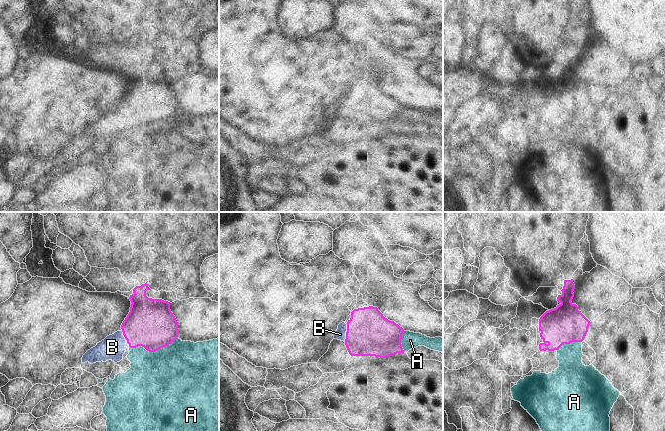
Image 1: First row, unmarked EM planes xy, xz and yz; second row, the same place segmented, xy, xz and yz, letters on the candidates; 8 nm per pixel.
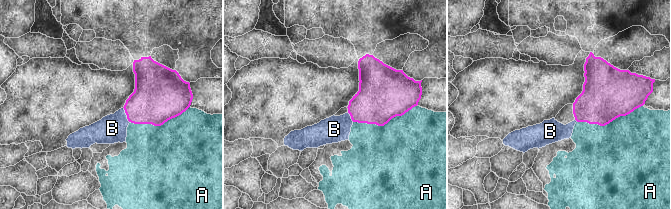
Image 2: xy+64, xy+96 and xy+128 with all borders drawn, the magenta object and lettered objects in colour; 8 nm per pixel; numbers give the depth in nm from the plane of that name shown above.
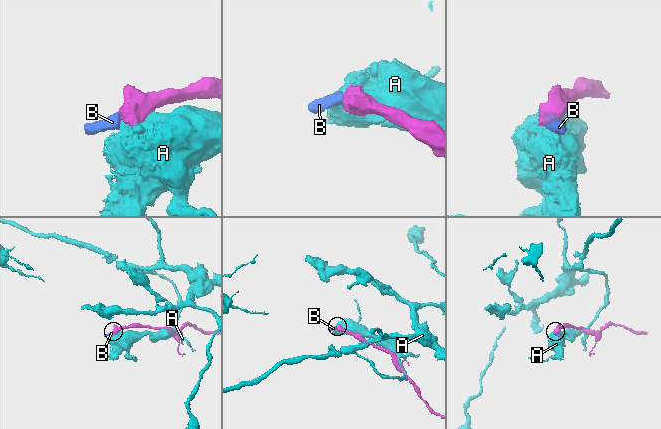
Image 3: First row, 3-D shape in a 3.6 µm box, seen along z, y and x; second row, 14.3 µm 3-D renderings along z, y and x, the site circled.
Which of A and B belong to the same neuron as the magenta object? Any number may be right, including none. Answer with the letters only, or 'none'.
B

